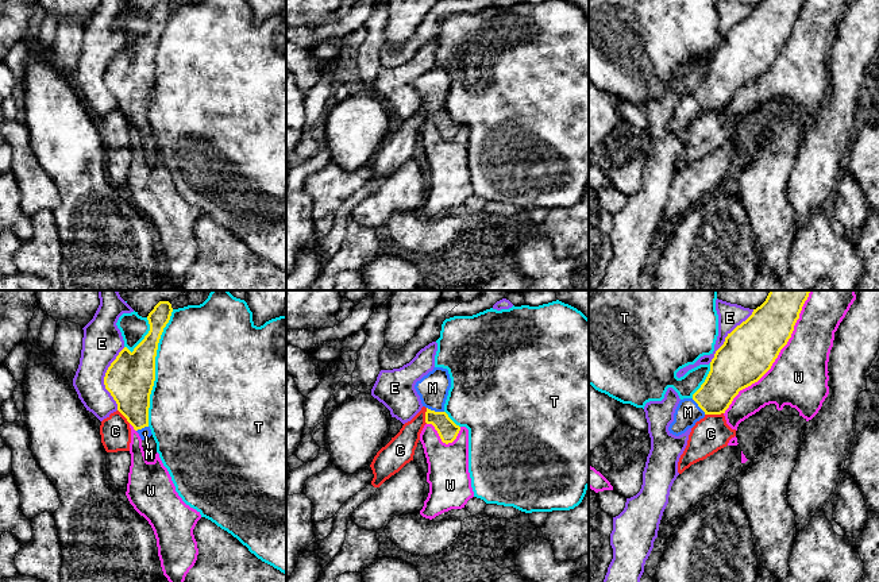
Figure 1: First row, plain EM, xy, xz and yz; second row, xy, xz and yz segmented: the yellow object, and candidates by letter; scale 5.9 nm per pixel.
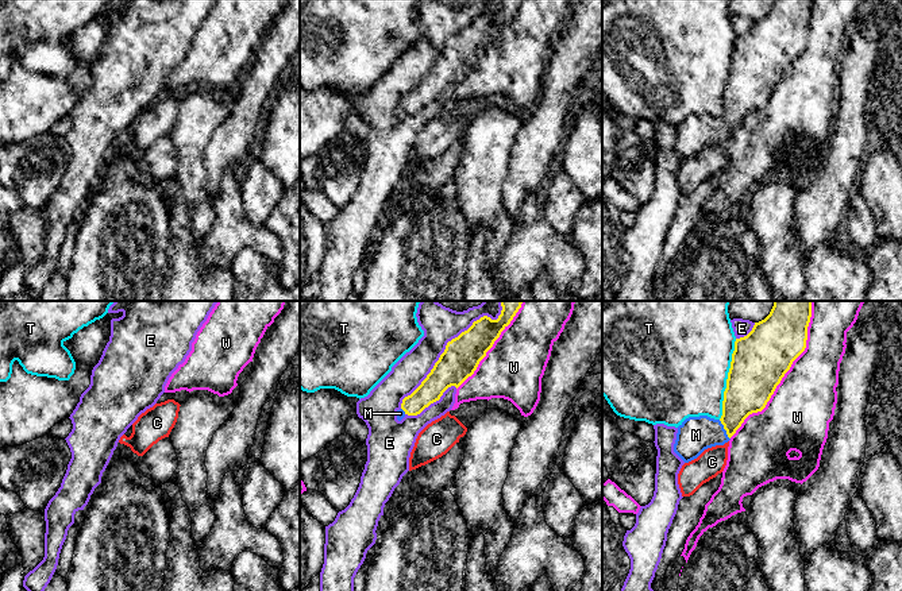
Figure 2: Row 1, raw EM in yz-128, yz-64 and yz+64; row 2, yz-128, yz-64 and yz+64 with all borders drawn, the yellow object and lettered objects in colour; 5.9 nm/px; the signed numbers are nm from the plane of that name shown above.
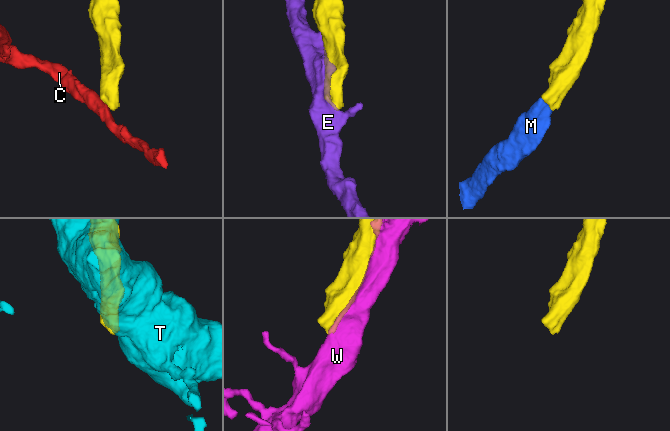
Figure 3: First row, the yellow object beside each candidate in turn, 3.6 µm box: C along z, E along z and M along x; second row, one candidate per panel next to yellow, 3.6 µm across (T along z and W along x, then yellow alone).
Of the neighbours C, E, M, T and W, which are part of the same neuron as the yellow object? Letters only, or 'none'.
M

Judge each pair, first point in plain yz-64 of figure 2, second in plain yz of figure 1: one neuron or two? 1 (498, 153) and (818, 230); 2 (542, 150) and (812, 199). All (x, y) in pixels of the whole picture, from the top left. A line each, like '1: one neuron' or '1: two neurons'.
1: two neurons
2: one neuron

